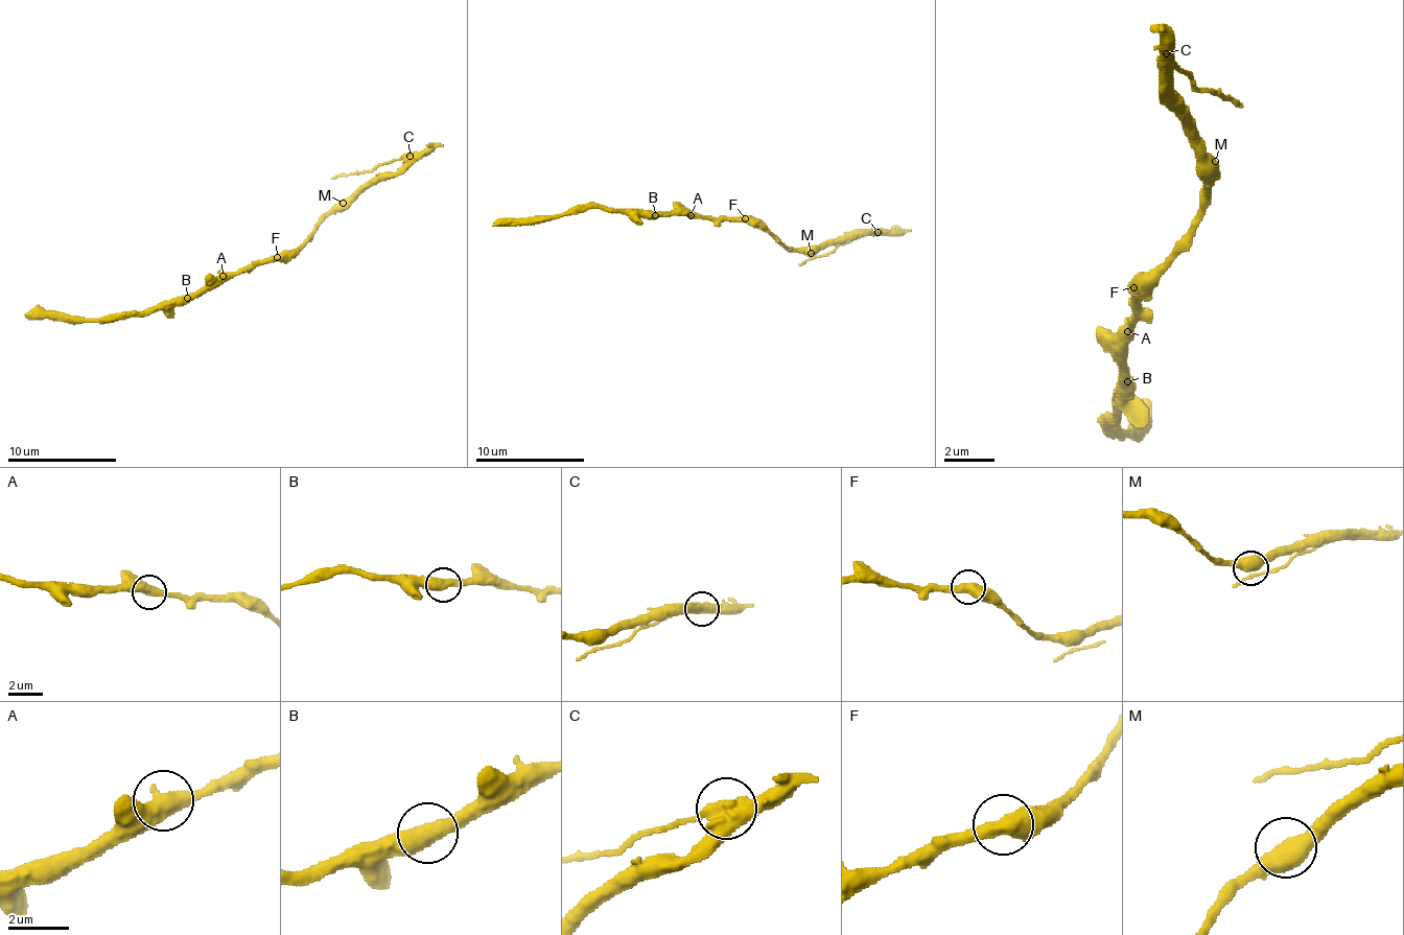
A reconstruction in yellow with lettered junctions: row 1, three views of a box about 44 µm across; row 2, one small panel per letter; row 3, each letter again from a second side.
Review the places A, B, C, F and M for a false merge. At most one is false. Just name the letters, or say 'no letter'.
C

